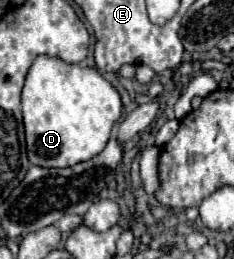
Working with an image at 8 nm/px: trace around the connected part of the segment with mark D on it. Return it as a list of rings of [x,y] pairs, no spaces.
[[[40,55],[28,69],[22,87],[22,115],[26,129],[28,159],[38,167],[70,167],[96,157],[108,143],[114,123],[122,115],[122,101],[118,91],[96,71],[82,65],[70,65],[56,57]]]

